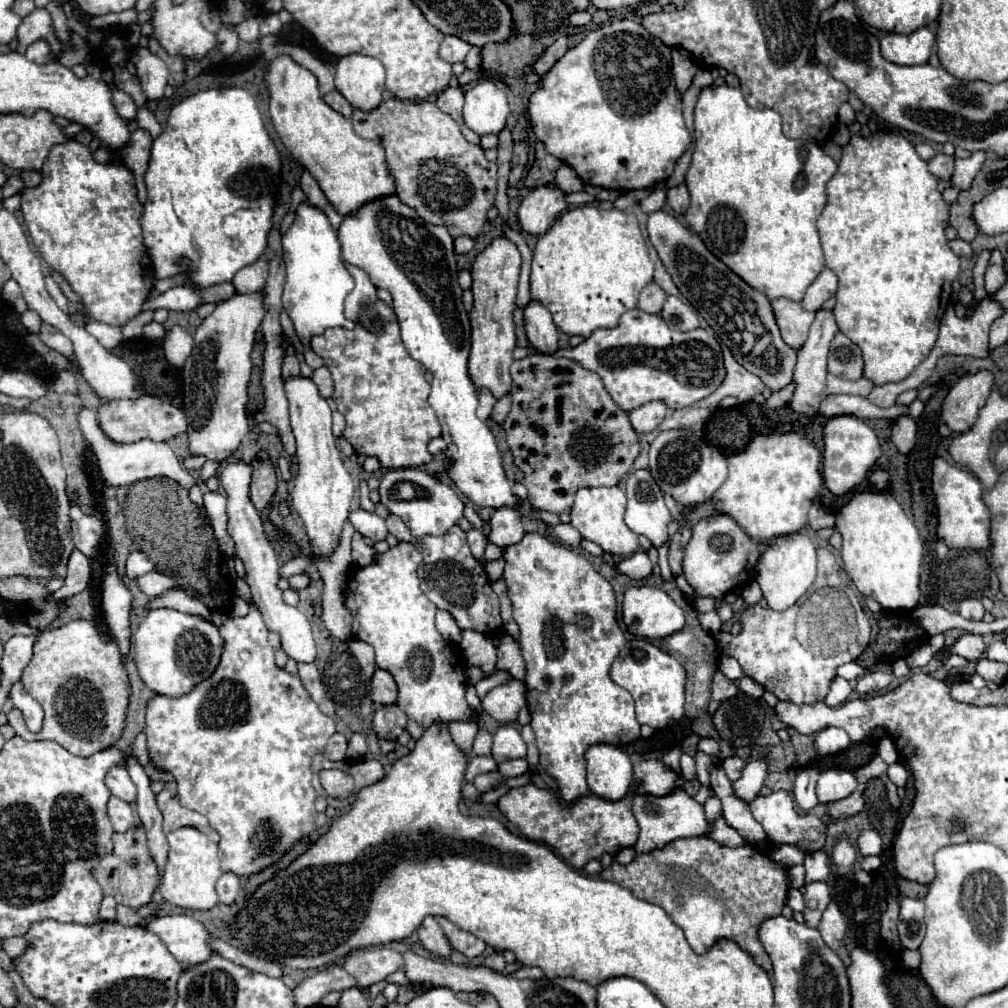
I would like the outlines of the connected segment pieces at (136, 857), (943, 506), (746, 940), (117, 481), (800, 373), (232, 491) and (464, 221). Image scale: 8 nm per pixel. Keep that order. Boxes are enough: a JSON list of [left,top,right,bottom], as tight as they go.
[[95,825,159,909],[931,457,991,549],[601,837,789,973],[79,407,197,491],[791,309,837,415],[221,461,317,663],[351,99,497,239]]

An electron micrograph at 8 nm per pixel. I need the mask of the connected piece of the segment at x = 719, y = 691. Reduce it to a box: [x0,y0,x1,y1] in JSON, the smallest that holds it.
[711,671,741,713]

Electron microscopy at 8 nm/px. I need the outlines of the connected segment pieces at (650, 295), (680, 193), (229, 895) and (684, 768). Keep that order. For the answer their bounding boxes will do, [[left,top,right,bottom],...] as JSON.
[[639,283,667,313],[667,185,689,215],[217,873,239,905],[679,753,697,781]]

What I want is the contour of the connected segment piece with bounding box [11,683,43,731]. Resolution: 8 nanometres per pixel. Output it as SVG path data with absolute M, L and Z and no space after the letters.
M17 683L17 691L11 691L13 705L23 713L29 731L39 731L43 723L43 709L41 705L23 689L23 683Z

